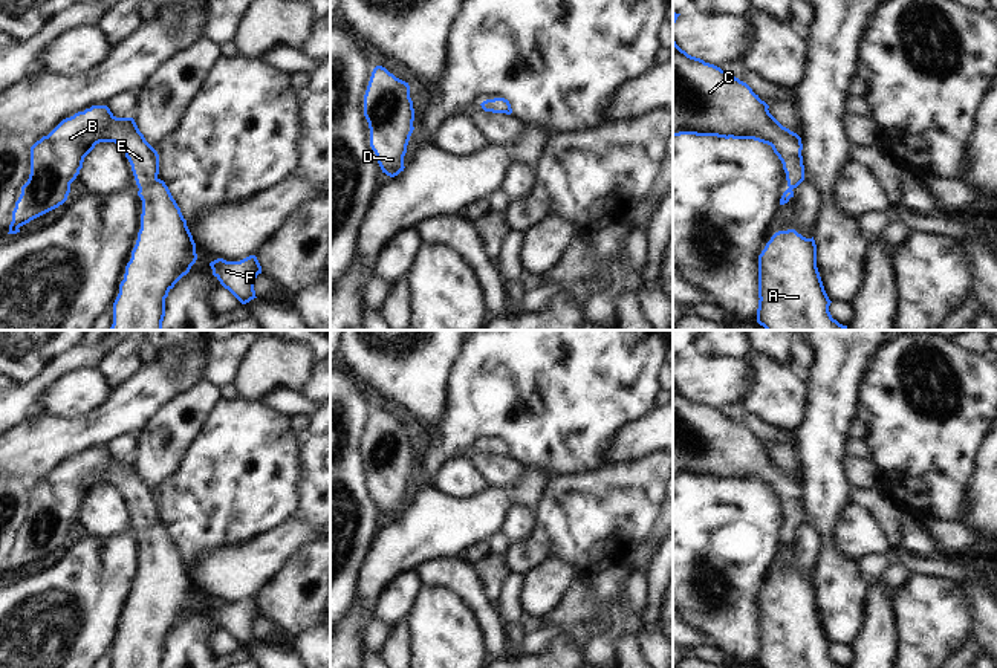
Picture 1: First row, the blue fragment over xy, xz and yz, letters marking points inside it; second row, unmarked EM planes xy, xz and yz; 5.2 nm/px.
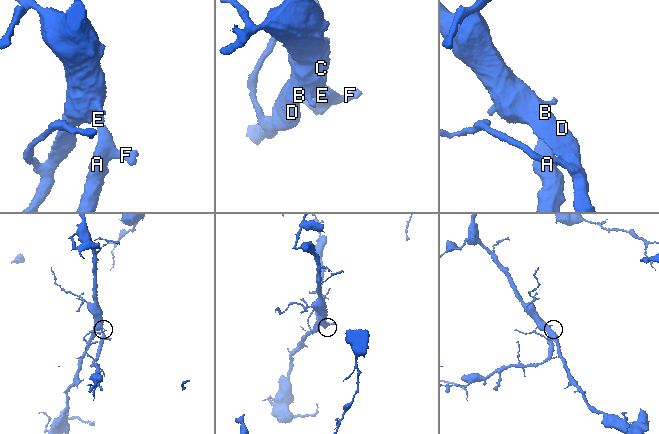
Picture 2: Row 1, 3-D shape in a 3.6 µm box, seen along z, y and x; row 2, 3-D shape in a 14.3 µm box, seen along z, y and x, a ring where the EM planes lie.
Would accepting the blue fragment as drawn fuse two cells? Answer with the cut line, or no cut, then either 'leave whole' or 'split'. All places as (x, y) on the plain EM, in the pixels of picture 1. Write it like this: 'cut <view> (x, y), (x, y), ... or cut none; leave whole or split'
cut none; leave whole

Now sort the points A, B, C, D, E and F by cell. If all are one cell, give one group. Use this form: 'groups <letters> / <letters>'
groups A B C D E F

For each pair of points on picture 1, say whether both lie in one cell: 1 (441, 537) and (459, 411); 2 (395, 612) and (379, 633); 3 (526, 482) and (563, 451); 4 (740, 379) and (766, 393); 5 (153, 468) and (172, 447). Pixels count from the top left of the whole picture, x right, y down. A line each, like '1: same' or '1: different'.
1: different
2: different
3: different
4: different
5: same

